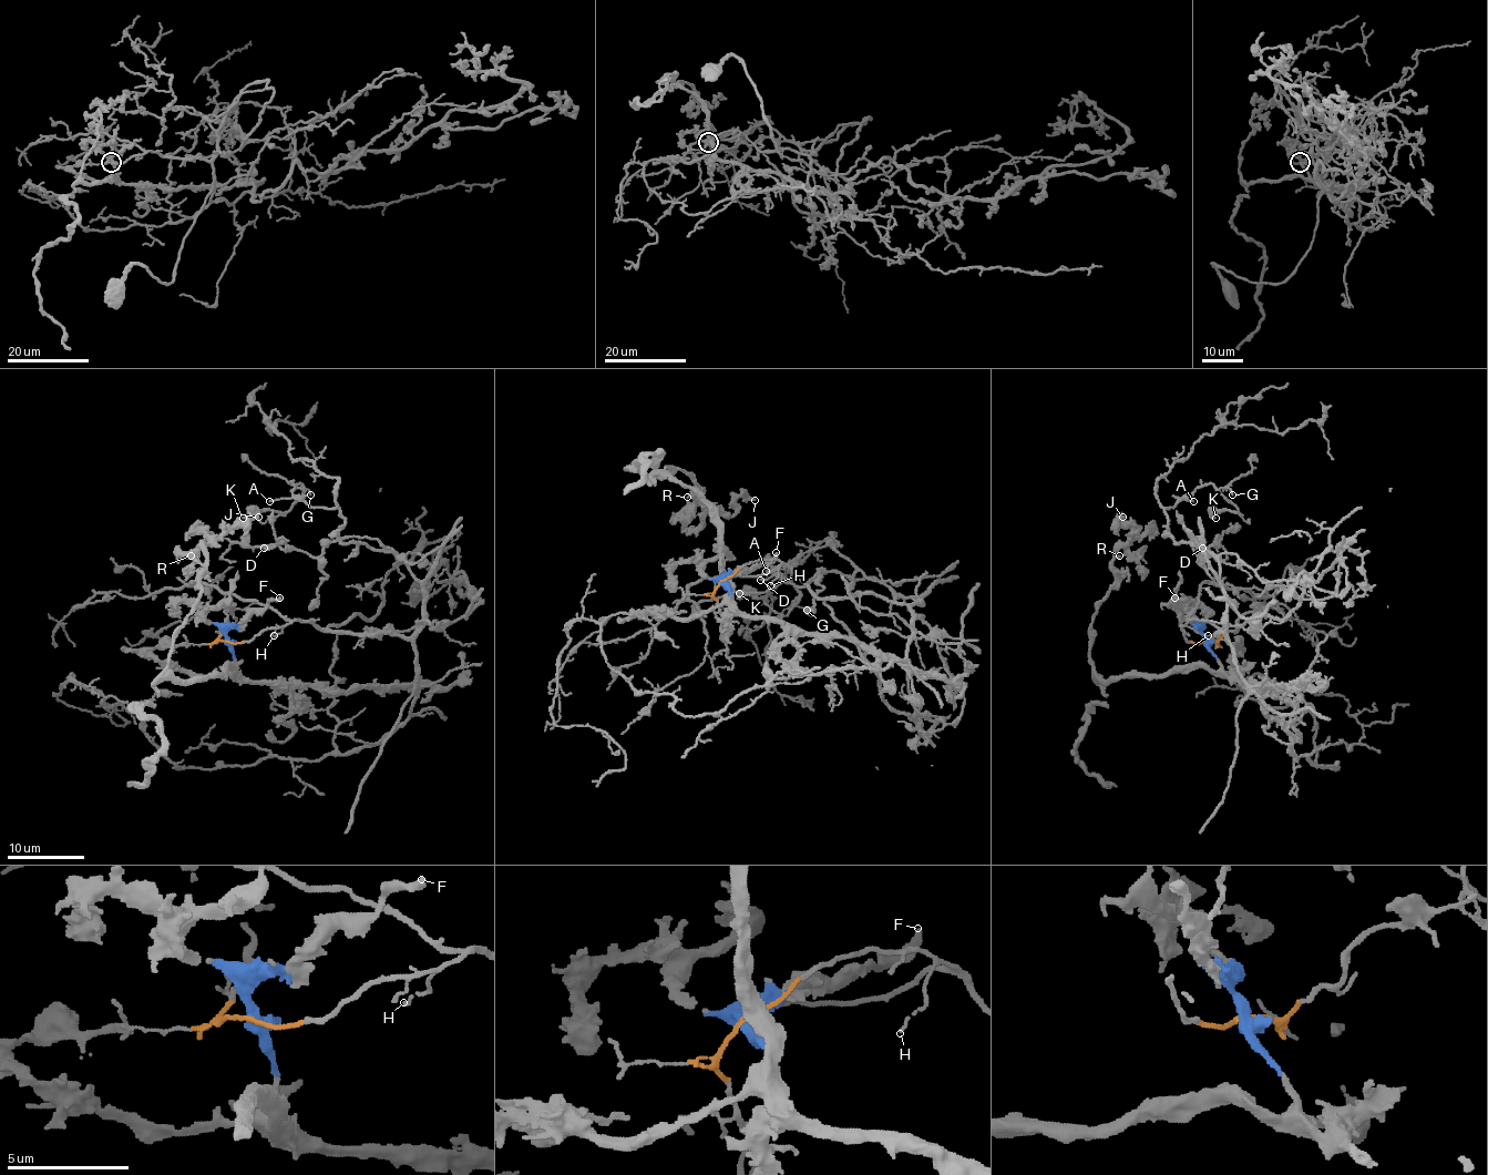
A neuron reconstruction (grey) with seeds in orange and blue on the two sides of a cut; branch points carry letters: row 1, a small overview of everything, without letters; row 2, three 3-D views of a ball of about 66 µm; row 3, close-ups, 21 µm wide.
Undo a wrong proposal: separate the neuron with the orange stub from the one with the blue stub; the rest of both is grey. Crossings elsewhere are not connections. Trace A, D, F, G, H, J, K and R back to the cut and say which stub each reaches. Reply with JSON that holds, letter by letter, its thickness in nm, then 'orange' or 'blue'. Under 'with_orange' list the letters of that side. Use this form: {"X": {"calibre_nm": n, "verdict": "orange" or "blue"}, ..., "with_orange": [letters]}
{"A": {"calibre_nm": 120, "verdict": "orange"}, "D": {"calibre_nm": 180, "verdict": "orange"}, "F": {"calibre_nm": 320, "verdict": "blue"}, "G": {"calibre_nm": 130, "verdict": "orange"}, "H": {"calibre_nm": 100, "verdict": "orange"}, "J": {"calibre_nm": 340, "verdict": "blue"}, "K": {"calibre_nm": 150, "verdict": "orange"}, "R": {"calibre_nm": 160, "verdict": "blue"}, "with_orange": ["A", "D", "G", "H", "K"]}

